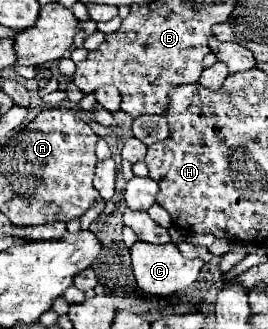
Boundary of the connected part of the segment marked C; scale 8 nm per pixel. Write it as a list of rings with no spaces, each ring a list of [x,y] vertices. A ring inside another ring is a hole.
[[[136,242],[130,248],[130,254],[132,254],[132,270],[136,274],[136,282],[138,282],[140,290],[150,294],[150,296],[170,296],[178,290],[188,288],[190,284],[194,284],[198,280],[198,274],[204,266],[202,258],[194,258],[194,260],[184,258],[178,252],[176,244],[172,244],[172,242],[160,244],[160,246],[146,244],[146,242]]]

